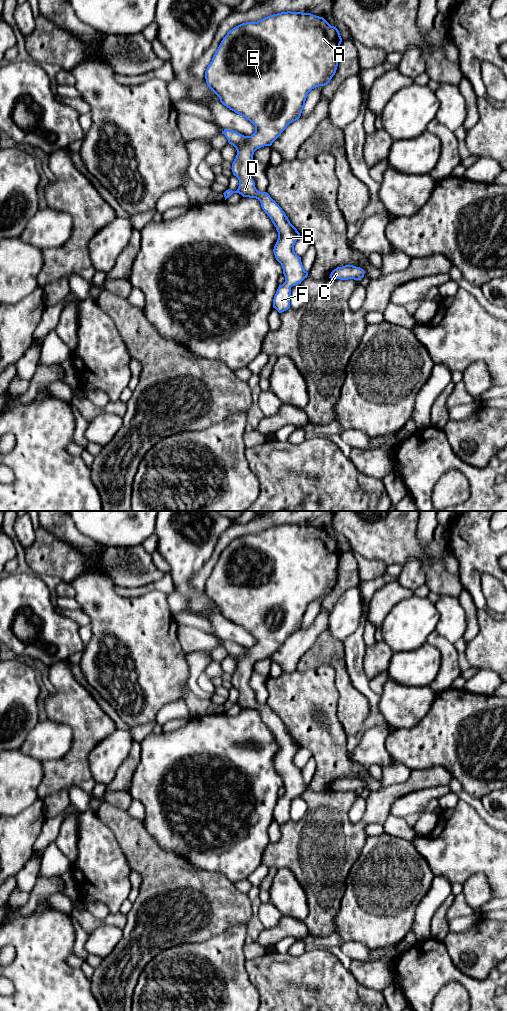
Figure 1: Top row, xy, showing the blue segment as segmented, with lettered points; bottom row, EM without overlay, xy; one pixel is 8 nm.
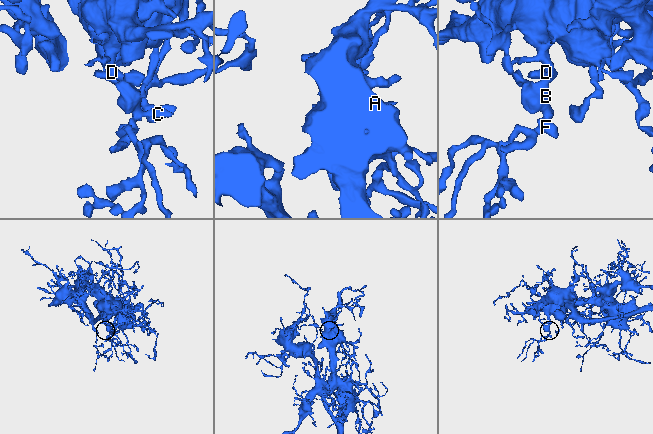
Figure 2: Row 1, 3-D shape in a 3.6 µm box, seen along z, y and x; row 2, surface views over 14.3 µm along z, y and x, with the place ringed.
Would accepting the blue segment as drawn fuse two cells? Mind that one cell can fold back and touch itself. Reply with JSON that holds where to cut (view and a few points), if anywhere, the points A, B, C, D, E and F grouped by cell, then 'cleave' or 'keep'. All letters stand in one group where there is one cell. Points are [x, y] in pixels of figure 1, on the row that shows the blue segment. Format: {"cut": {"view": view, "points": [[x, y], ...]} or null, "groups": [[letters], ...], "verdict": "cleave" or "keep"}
{"cut": null, "groups": [["A", "B", "C", "D", "E", "F"]], "verdict": "keep"}

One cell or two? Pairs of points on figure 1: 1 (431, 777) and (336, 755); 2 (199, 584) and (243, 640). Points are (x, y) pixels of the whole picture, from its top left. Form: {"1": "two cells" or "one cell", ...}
{"1": "two cells", "2": "two cells"}

